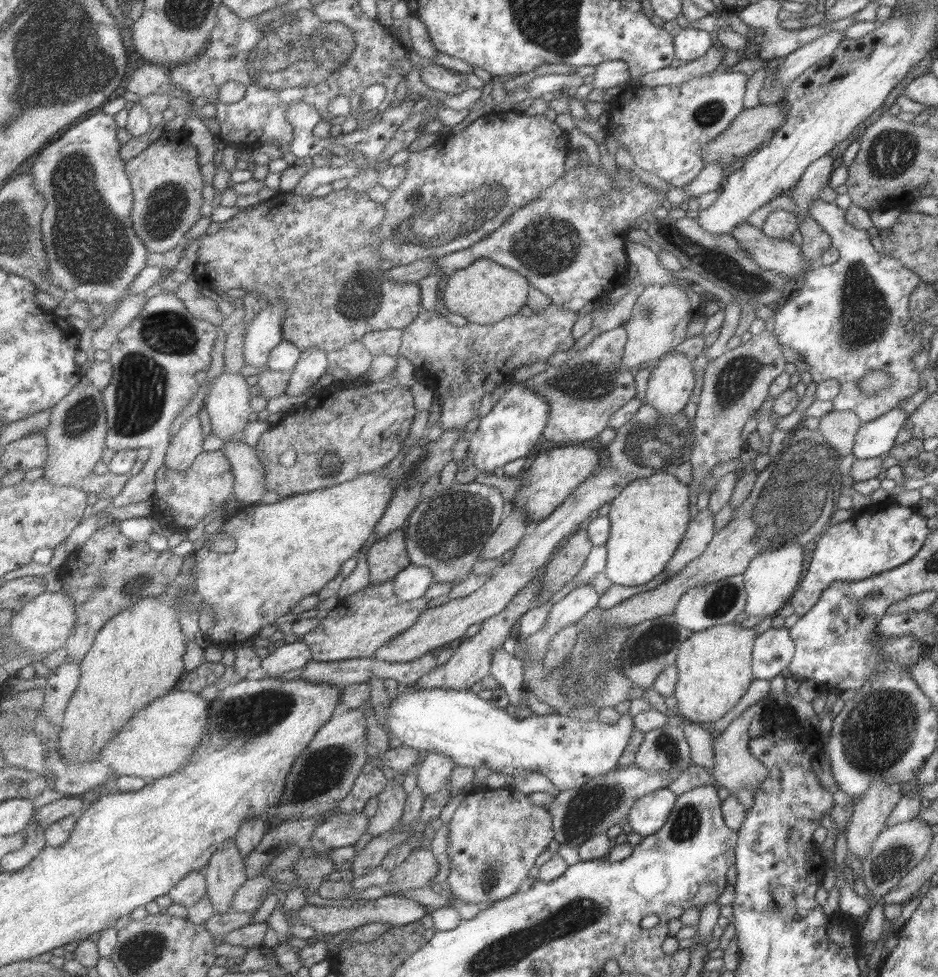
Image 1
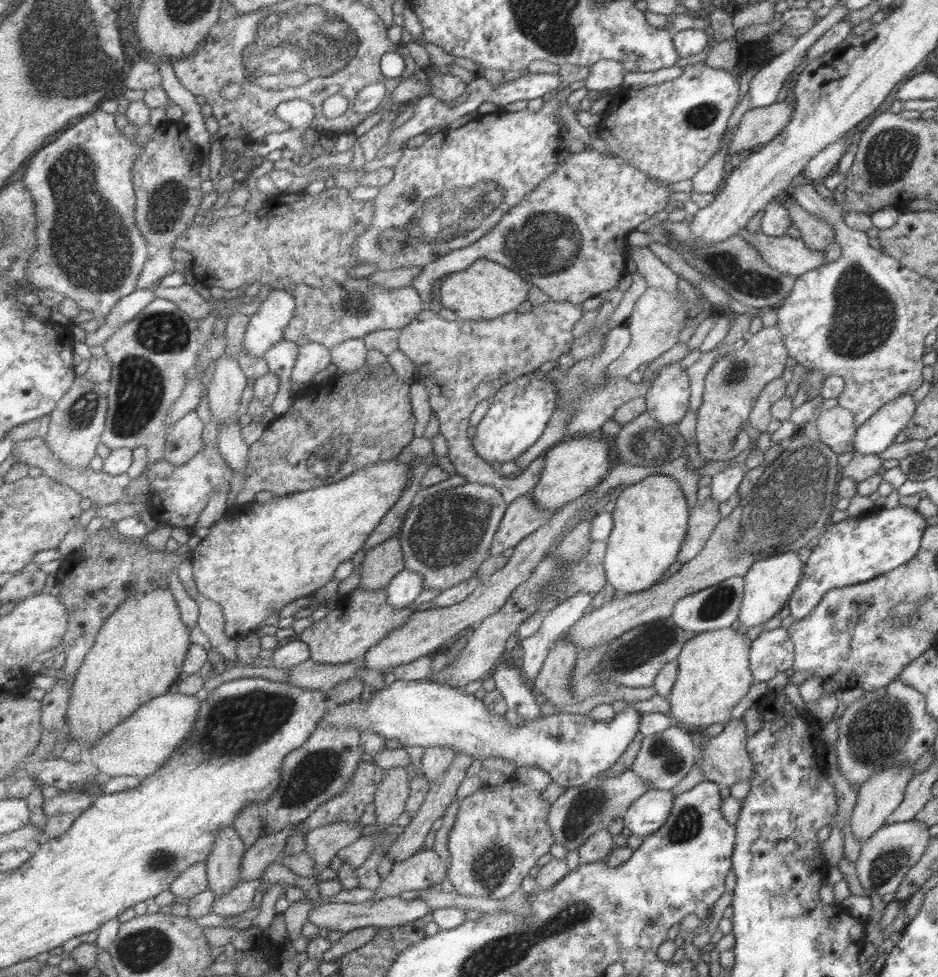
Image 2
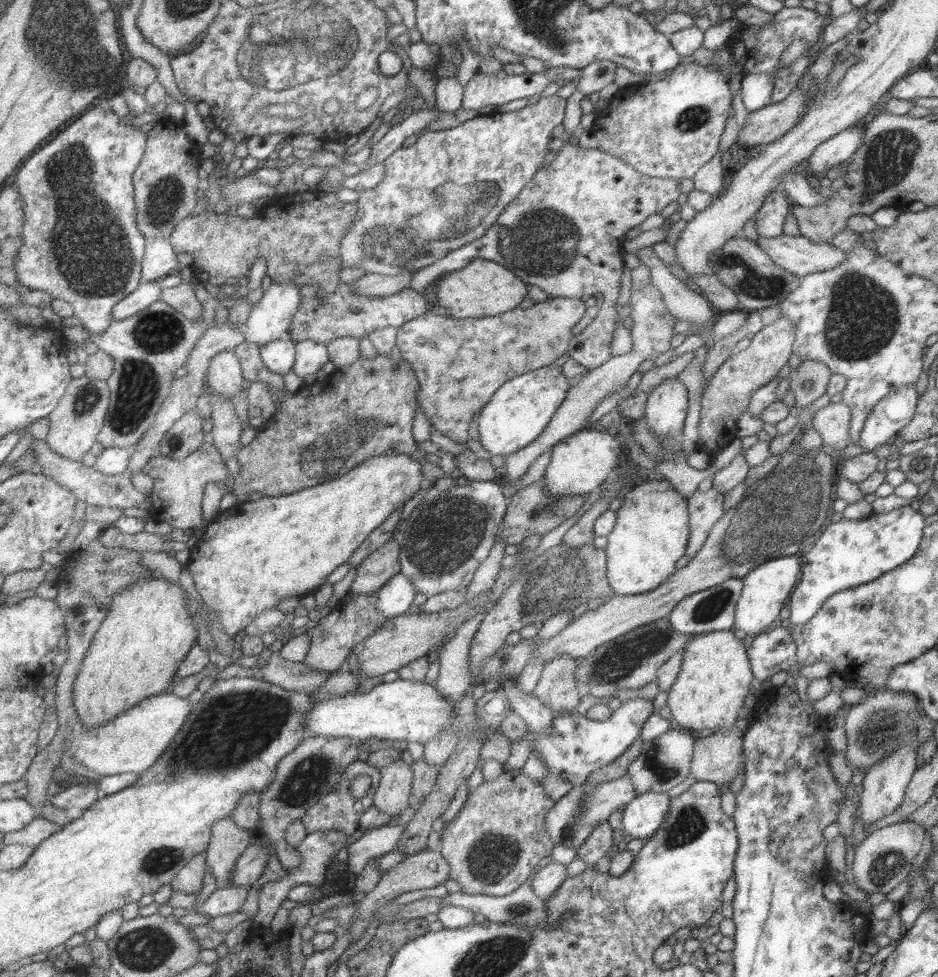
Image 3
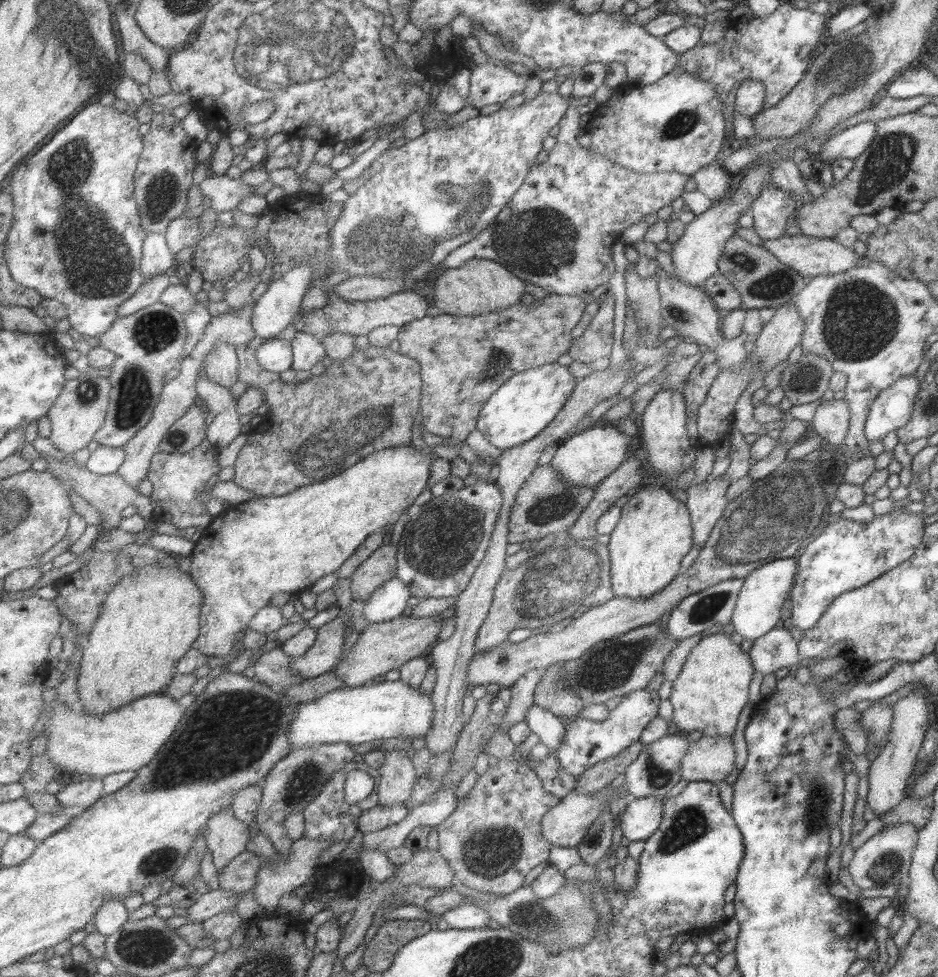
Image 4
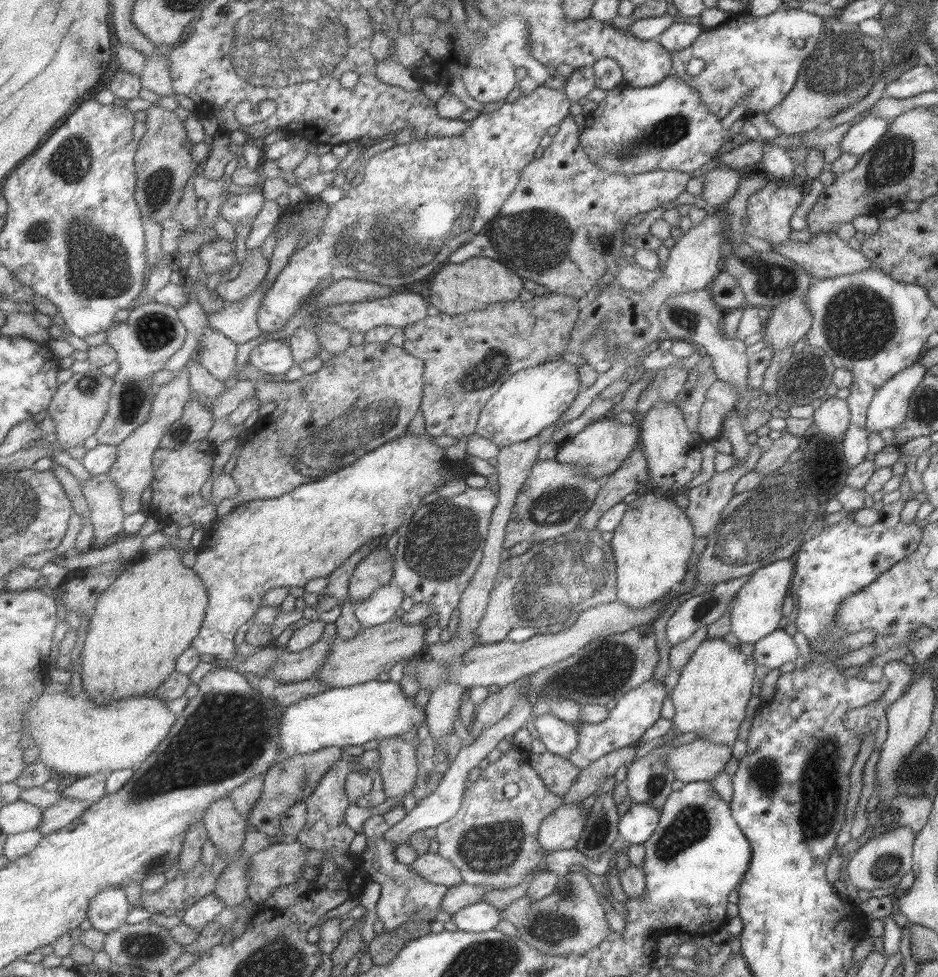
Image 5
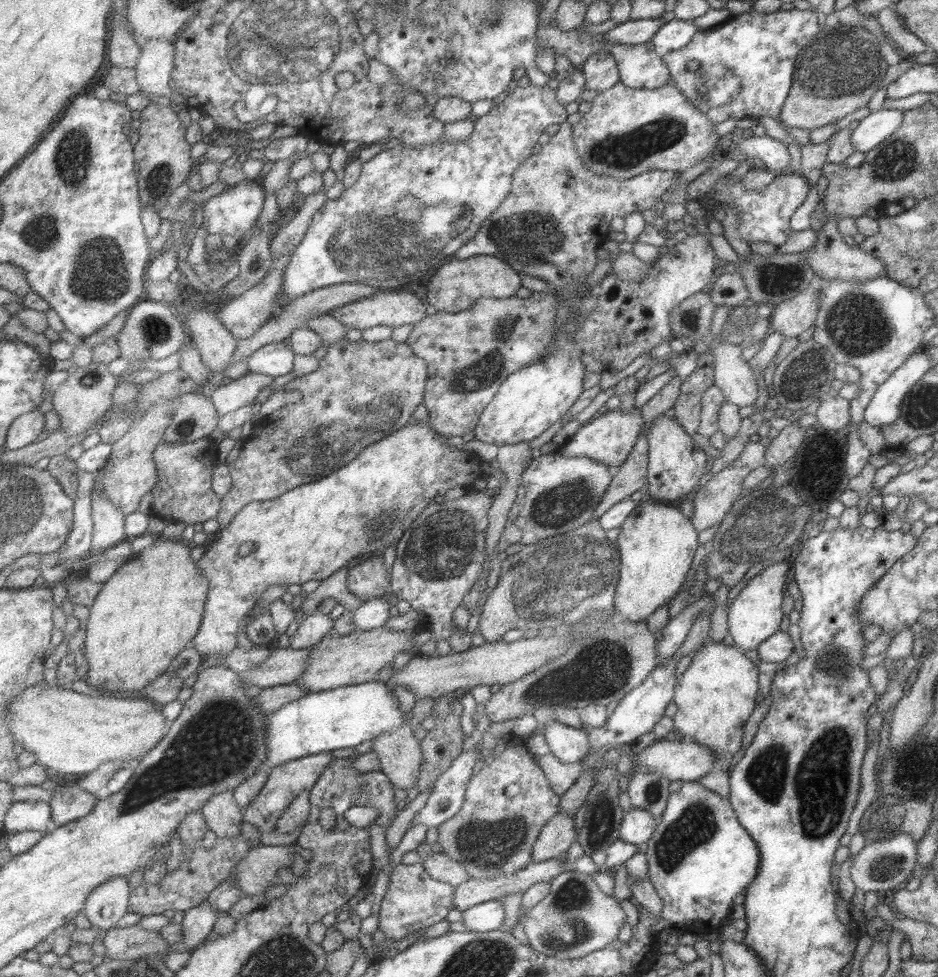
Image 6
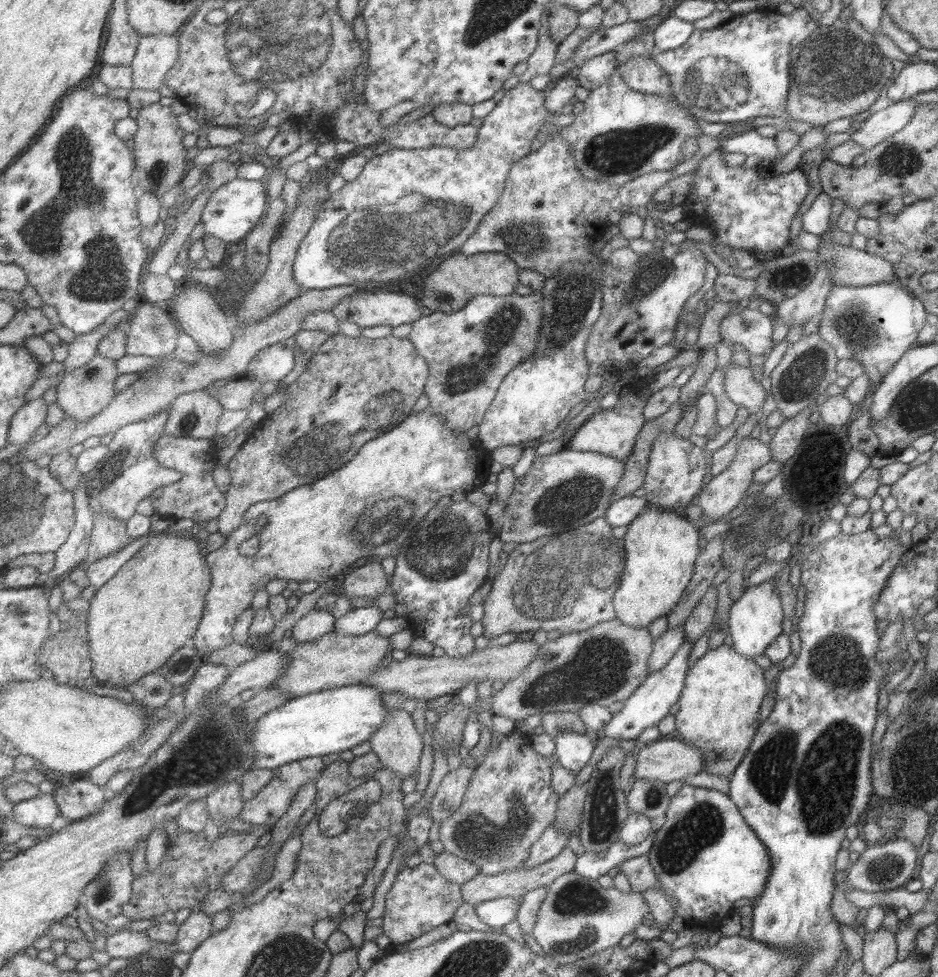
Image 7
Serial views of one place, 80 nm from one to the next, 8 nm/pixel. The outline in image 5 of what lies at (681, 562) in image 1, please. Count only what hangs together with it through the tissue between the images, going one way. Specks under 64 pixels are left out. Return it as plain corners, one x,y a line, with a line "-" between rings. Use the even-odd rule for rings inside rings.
751,444
747,456
723,472
714,472
711,478
687,492
689,505
684,510
693,527
696,539
706,537
719,522
723,507
733,498
733,485
746,472
754,470
760,457
760,448

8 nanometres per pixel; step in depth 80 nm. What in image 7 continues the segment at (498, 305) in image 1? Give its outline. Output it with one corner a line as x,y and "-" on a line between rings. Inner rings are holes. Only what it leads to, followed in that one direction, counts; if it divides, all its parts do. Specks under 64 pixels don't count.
459,252
443,262
426,280
422,304
433,312
443,311
451,314
465,308
479,295
505,297
516,293
519,287
519,266
505,253
480,253
467,257

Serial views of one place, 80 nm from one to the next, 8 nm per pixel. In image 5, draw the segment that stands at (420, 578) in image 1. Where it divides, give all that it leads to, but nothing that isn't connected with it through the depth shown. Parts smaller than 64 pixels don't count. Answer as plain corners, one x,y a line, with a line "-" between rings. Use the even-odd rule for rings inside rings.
396,580
378,588
366,601
362,601
356,610
357,618
364,627
374,627
395,620
395,614
401,610
406,594

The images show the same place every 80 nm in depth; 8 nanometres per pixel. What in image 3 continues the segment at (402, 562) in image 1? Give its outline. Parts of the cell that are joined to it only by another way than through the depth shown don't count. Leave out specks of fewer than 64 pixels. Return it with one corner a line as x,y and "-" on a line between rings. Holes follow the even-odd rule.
393,538
370,554
358,567
351,594
377,593
396,574
402,572
402,546

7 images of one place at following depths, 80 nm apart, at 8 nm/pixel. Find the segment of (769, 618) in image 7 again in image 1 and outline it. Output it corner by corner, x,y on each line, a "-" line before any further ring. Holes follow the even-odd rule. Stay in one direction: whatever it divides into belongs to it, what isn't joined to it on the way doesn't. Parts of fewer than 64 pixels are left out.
781,543
774,549
757,553
742,572
746,590
746,605
743,616
776,616
798,587
801,578
803,549
799,543

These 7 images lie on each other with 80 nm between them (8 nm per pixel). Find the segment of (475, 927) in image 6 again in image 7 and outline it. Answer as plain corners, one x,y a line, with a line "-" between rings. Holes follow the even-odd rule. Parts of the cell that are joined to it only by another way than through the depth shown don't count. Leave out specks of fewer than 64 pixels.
507,896
474,905
478,918
492,928
507,926
517,918
523,896

